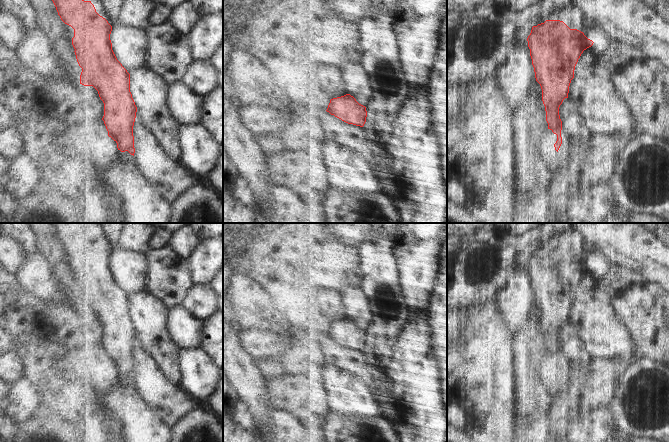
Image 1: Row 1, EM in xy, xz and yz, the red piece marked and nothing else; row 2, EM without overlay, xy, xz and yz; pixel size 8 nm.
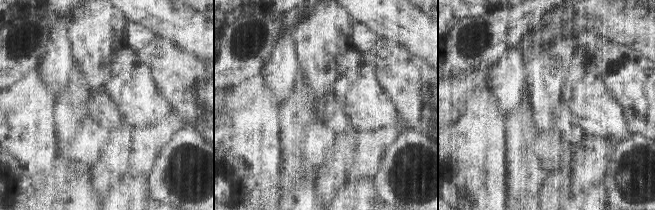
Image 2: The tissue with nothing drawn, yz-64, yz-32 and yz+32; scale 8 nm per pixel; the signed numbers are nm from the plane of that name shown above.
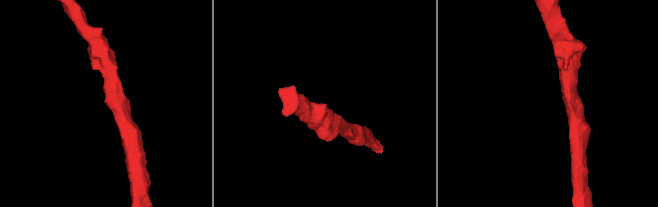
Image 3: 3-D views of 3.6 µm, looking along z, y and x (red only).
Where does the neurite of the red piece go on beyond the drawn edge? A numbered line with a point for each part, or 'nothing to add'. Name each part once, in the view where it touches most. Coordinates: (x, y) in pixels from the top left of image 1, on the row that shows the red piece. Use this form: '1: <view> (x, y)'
nothing to add.

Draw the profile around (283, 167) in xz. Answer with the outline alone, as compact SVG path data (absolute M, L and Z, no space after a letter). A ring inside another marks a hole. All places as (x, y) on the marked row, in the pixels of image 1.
M305 127L296 128L291 140L292 146L283 152L263 154L270 183L286 184L302 195L329 187L328 168L319 134Z

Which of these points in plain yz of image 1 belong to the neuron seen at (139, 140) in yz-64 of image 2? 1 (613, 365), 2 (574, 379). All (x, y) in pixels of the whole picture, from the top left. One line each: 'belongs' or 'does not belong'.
1: belongs
2: does not belong

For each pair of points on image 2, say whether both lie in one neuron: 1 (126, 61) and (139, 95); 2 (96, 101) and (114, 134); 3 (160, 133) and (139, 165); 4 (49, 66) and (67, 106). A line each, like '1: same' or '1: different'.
1: same
2: same
3: same
4: different

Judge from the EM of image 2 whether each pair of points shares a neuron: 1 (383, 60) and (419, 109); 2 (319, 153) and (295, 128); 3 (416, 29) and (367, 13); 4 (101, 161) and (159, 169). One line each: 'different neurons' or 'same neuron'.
1: same neuron
2: same neuron
3: same neuron
4: different neurons

